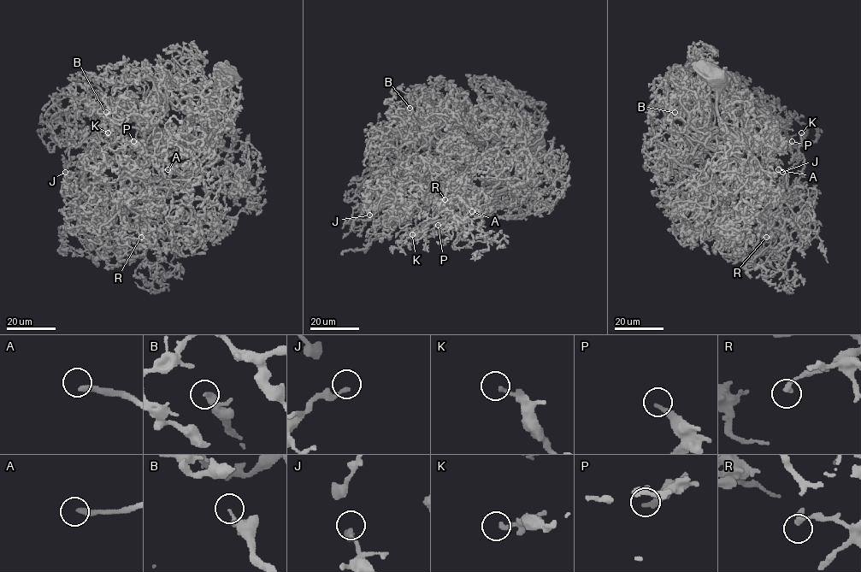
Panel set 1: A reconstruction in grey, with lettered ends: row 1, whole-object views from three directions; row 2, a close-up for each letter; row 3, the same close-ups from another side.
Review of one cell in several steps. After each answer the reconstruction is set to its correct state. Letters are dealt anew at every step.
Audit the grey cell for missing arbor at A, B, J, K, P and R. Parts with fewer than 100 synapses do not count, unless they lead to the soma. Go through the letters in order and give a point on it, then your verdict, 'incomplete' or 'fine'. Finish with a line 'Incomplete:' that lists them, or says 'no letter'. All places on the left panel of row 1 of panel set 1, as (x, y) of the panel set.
A: place (168, 169); incomplete
B: place (106, 112); fine
J: place (65, 172); fine
K: place (108, 132); fine
P: place (133, 141); fine
R: place (141, 237); fine
Incomplete: A

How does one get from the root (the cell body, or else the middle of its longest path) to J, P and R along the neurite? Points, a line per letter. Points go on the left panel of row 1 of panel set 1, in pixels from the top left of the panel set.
J: (227, 75), (209, 109), (214, 141), (182, 175), (139, 179), (99, 161), (95, 185), (82, 188), (65, 172)
P: (227, 75), (209, 109), (210, 149), (178, 178), (136, 175), (146, 203), (142, 183), (118, 163), (133, 141)
R: (227, 75), (209, 109), (210, 149), (178, 178), (136, 175), (115, 205), (131, 224), (150, 232), (141, 237)

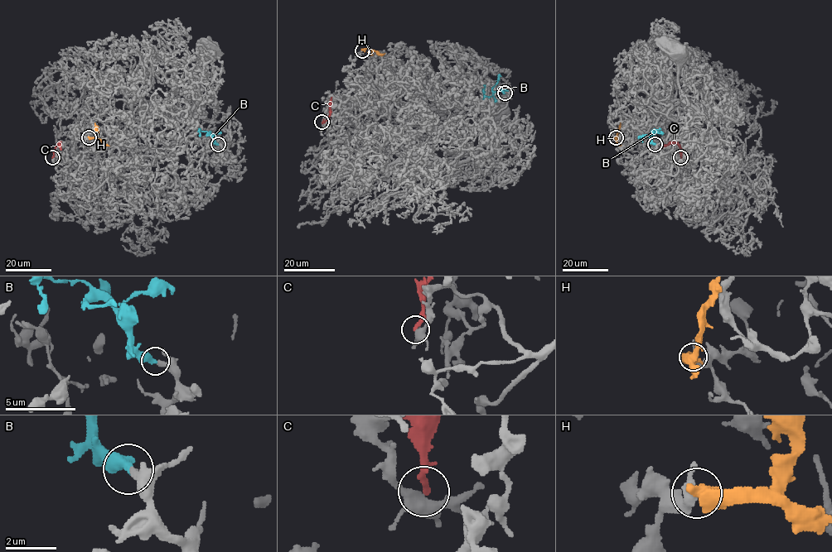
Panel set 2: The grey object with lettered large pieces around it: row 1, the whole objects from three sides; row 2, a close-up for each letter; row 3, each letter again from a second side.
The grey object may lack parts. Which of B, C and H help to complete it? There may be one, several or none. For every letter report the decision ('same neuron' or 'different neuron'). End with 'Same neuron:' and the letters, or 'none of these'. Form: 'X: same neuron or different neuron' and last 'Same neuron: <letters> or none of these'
B: same neuron
C: different neuron
H: different neuron
Same neuron: B

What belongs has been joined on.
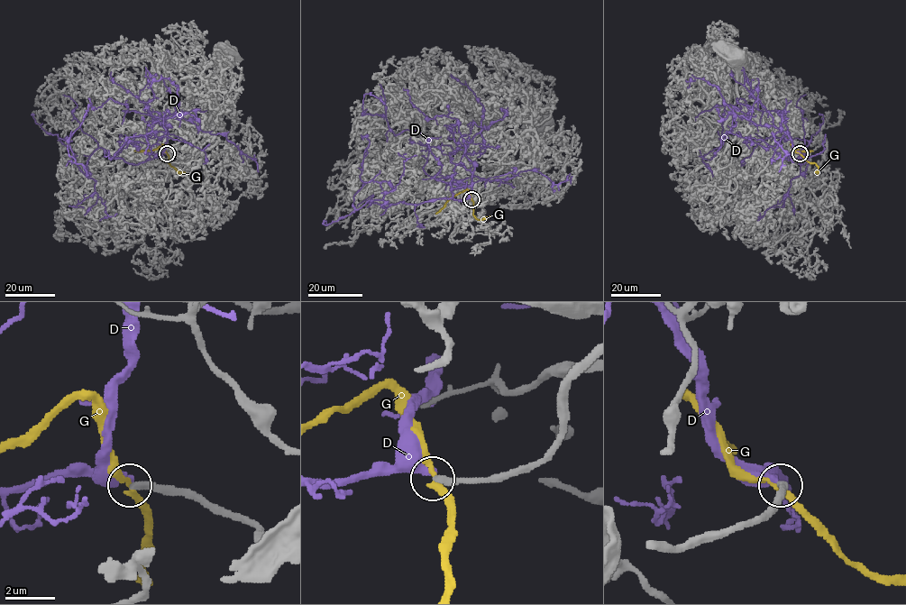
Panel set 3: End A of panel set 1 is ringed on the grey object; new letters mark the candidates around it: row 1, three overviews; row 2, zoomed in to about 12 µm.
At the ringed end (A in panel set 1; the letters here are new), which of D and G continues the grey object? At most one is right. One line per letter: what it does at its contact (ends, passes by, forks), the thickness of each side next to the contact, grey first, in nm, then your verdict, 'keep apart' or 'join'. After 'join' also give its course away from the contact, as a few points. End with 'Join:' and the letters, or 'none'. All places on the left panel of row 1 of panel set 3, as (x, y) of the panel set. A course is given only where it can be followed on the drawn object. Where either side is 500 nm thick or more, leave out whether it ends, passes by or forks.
D: it ends; calibres 280 and 320 nm; keep apart
G: it passes by; calibres 280 and 240 nm; keep apart
Join: none

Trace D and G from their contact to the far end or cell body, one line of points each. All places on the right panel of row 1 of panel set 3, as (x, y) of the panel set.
D: (800, 152), (781, 111), (748, 107), (736, 98), (741, 108), (725, 105), (720, 146), (703, 156), (712, 177)
G: (800, 153), (791, 144), (796, 151), (813, 151)

